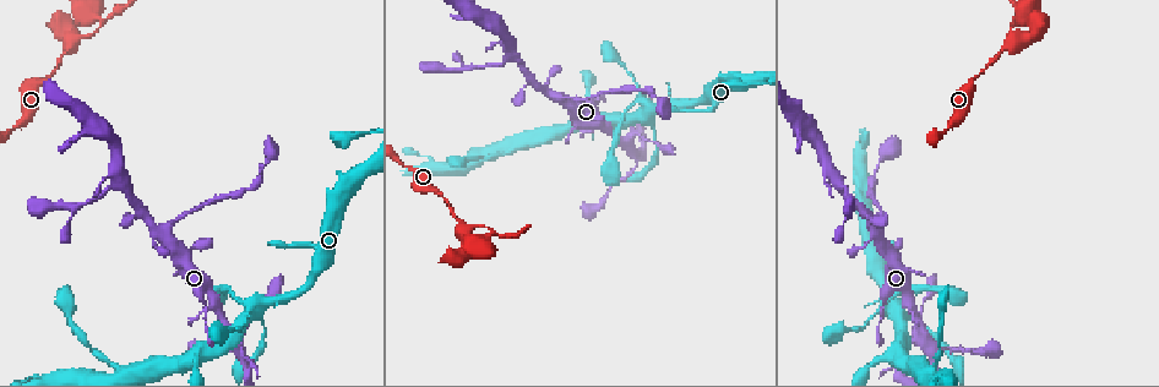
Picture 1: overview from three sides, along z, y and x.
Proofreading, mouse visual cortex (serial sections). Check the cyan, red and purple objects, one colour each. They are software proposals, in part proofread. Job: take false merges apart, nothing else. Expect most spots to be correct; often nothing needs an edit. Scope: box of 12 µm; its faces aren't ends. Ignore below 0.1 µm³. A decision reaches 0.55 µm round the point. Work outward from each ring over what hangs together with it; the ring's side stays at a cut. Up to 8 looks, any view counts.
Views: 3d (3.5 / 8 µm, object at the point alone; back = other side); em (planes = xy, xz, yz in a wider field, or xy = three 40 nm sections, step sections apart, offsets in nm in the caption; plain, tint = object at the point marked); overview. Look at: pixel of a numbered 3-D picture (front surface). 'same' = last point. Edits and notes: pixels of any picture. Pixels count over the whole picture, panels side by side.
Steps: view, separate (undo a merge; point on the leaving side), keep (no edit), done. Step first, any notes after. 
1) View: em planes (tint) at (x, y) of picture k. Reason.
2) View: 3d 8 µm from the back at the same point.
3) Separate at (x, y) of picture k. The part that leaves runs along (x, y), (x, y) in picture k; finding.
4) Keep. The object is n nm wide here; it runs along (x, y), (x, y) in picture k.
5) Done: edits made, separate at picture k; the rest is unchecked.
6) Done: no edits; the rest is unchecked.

View: 3d 3.5 µm at (556, 97) of picture 1. Thin arm on a thick one.

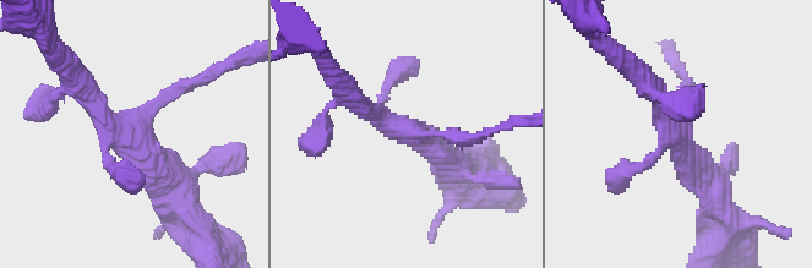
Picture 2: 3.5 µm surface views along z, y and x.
View: em xy step 1 (tint) at (133, 141) of picture 2.

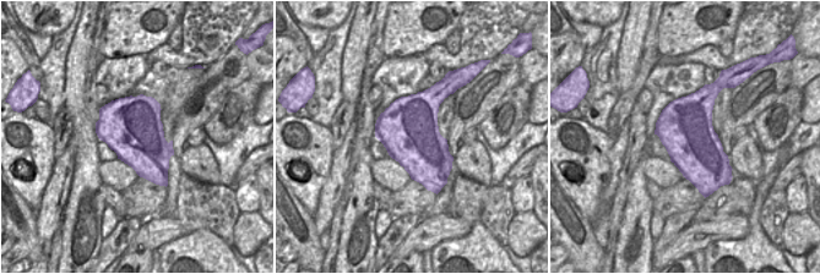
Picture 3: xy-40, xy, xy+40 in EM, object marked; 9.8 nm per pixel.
Keep. It runs along (176, 198), (172, 180), (78, 86) in picture 2; continuous, no second cell.

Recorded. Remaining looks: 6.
View: 3d 3.5 µm at (608, 134) of picture 1.

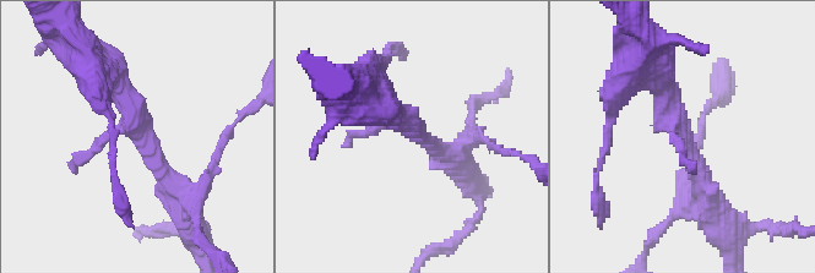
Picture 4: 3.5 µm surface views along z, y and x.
Keep. It runs along (114, 78), (185, 207) in picture 4; one cell here.

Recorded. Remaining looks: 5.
View: 3d 3.5 µm at (1012, 22) of picture 1. Two arms in line, one across.

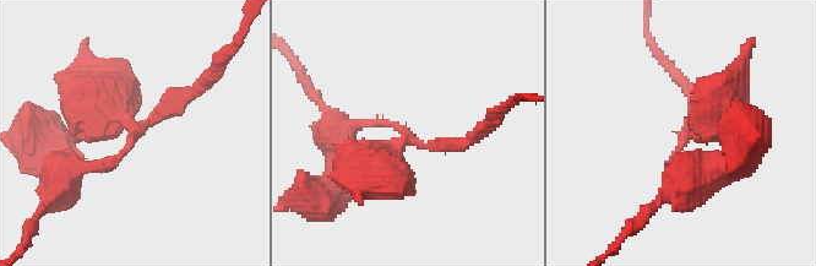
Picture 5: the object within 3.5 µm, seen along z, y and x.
View: em xy step 5 (tint) at (689, 127) of picture 5. 3 arms meet here; the arms are 150, 200, 600 nm wide.

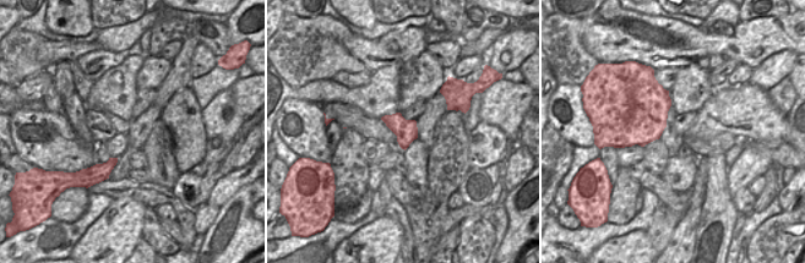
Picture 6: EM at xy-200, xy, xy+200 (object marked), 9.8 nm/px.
Keep. The object is 220 nm wide here; it runs along (679, 169), (675, 151), (729, 82) in picture 5; one cell here.

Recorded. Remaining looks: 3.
Done: no edits; the rest is unchecked.

